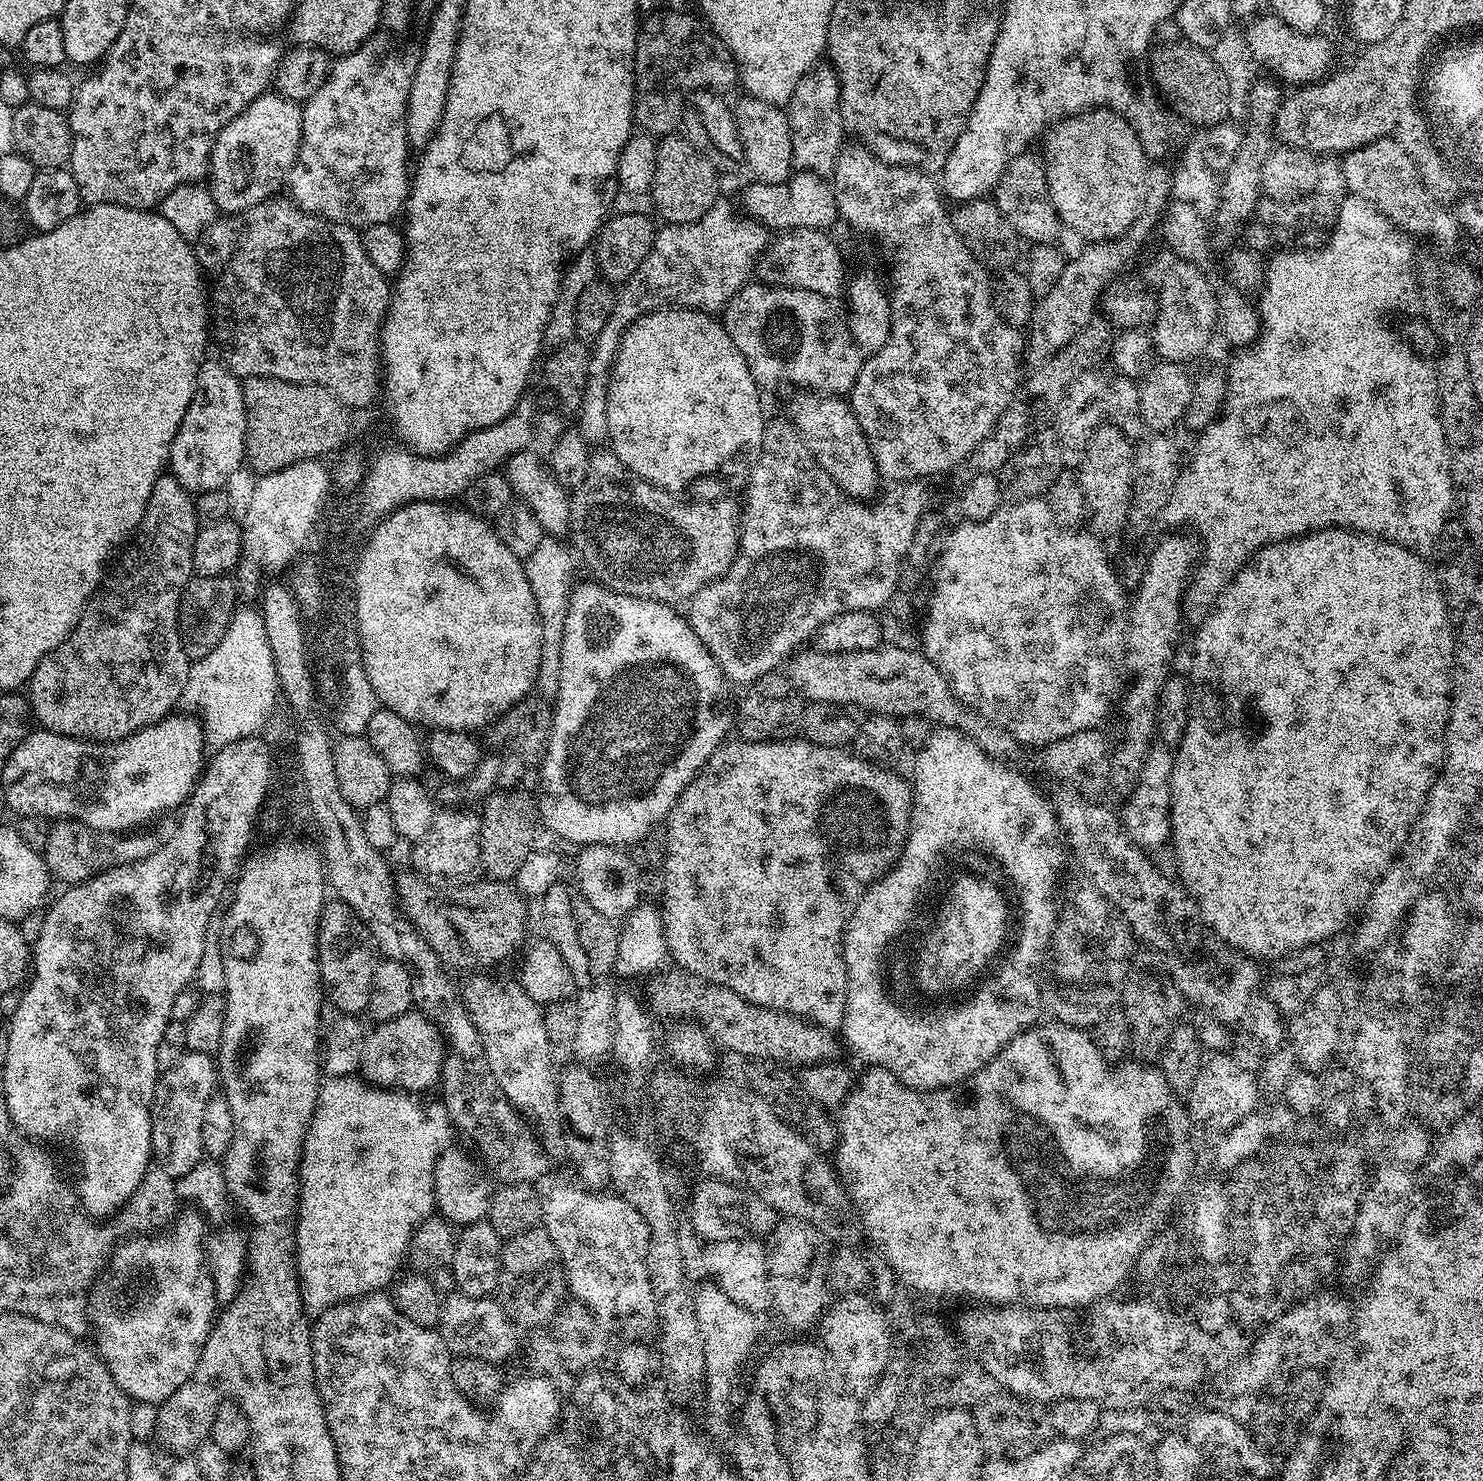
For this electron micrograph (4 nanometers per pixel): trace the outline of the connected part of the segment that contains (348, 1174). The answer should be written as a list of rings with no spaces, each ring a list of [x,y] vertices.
[[[356,1074],[329,1076],[321,1083],[318,1102],[304,1139],[300,1159],[300,1206],[296,1213],[296,1273],[300,1276],[300,1297],[304,1300],[305,1312],[319,1314],[335,1304],[356,1300],[359,1296],[371,1296],[373,1292],[387,1289],[397,1279],[401,1271],[400,1263],[405,1263],[408,1243],[412,1240],[417,1226],[428,1216],[433,1215],[436,1208],[435,1160],[453,1143],[454,1125],[447,1109],[444,1108],[443,1099],[424,1099],[428,1098],[418,1092],[397,1092],[395,1088],[377,1088]]]

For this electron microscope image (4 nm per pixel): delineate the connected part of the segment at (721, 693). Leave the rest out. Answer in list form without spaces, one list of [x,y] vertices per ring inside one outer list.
[[[595,582],[577,583],[572,589],[572,597],[568,603],[566,610],[566,626],[562,634],[562,682],[558,682],[558,694],[554,701],[552,710],[552,737],[548,743],[548,749],[544,755],[543,764],[539,765],[538,772],[540,772],[540,792],[538,791],[538,816],[544,824],[556,836],[561,836],[564,840],[569,840],[575,846],[583,846],[586,844],[610,844],[613,846],[631,846],[637,844],[642,838],[646,838],[646,834],[650,834],[650,830],[654,827],[663,825],[667,821],[669,812],[672,811],[673,806],[678,802],[678,798],[686,790],[686,786],[690,786],[692,779],[697,776],[702,770],[702,766],[706,766],[706,762],[712,755],[715,754],[717,748],[725,743],[726,737],[729,735],[730,729],[733,727],[734,720],[730,715],[730,704],[728,708],[728,688],[730,689],[729,681],[725,680],[722,670],[718,666],[718,662],[710,654],[707,646],[700,641],[698,634],[694,634],[692,625],[688,623],[683,615],[680,616],[675,607],[670,604],[663,604],[657,600],[643,600],[642,598],[634,598],[630,594],[618,594],[614,590],[605,588],[602,584]]]

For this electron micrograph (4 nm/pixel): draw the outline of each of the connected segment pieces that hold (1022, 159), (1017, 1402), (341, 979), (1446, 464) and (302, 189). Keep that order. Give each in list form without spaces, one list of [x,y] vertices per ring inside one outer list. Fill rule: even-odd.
[[[1029,150],[1018,154],[1006,166],[1002,178],[994,189],[994,202],[998,210],[1002,210],[1002,218],[1014,226],[1021,241],[1033,244],[1051,244],[1059,241],[1062,225],[1054,210],[1054,202],[1050,202],[1050,190],[1046,186],[1046,170],[1044,161],[1035,151]]]
[[[1003,1390],[993,1391],[993,1396],[980,1400],[971,1409],[974,1430],[978,1430],[978,1442],[988,1458],[1026,1458],[1034,1450],[1042,1450],[1054,1439],[1050,1411],[1045,1405],[1009,1396]]]
[[[329,899],[318,922],[316,945],[320,983],[327,1003],[354,1017],[367,1013],[370,982],[374,982],[374,970],[378,963],[378,949],[362,918],[358,918],[358,914],[354,914],[354,910],[350,910],[350,906],[346,906],[343,900]]]
[[[1348,194],[1339,201],[1336,209],[1336,225],[1332,227],[1332,235],[1329,236],[1325,244],[1319,248],[1310,248],[1307,250],[1276,250],[1267,257],[1266,267],[1264,270],[1263,287],[1258,292],[1260,297],[1260,306],[1258,305],[1258,315],[1260,319],[1259,336],[1248,347],[1241,347],[1236,357],[1232,360],[1232,365],[1227,365],[1226,371],[1228,374],[1228,396],[1224,400],[1224,406],[1219,416],[1216,417],[1214,423],[1203,432],[1195,437],[1196,445],[1192,448],[1192,457],[1187,457],[1186,463],[1181,467],[1180,477],[1174,486],[1174,494],[1170,494],[1170,502],[1166,502],[1164,507],[1163,523],[1168,524],[1185,524],[1188,528],[1193,528],[1200,535],[1200,544],[1204,549],[1199,549],[1198,559],[1194,564],[1194,571],[1191,573],[1190,579],[1187,581],[1184,589],[1184,599],[1182,601],[1183,611],[1193,622],[1199,622],[1211,612],[1216,605],[1216,599],[1222,594],[1222,590],[1228,585],[1238,574],[1238,570],[1242,570],[1244,563],[1252,557],[1255,552],[1262,550],[1267,544],[1274,542],[1282,542],[1283,540],[1293,540],[1296,536],[1304,536],[1307,532],[1317,532],[1323,528],[1351,528],[1353,532],[1363,532],[1365,536],[1377,536],[1379,540],[1388,540],[1391,544],[1402,546],[1406,550],[1417,554],[1428,554],[1435,549],[1439,542],[1439,535],[1442,534],[1442,528],[1446,526],[1448,520],[1454,512],[1454,485],[1452,482],[1452,471],[1450,470],[1450,454],[1448,453],[1448,443],[1446,442],[1446,430],[1442,428],[1442,418],[1440,417],[1440,394],[1438,392],[1438,378],[1433,361],[1425,358],[1411,343],[1406,342],[1392,329],[1392,324],[1388,321],[1388,315],[1391,312],[1408,312],[1411,308],[1415,309],[1418,304],[1418,285],[1416,282],[1416,254],[1417,249],[1412,248],[1414,244],[1413,237],[1408,233],[1403,232],[1401,228],[1394,222],[1390,222],[1390,218],[1386,218],[1386,214],[1382,214],[1378,210],[1374,210],[1374,206],[1370,206],[1370,202],[1366,202],[1366,198],[1358,198],[1357,196]]]
[[[383,34],[372,36],[362,46],[358,46],[358,50],[343,53],[339,58],[333,59],[332,69],[326,78],[326,82],[322,82],[322,86],[318,86],[314,95],[309,100],[303,101],[302,104],[304,110],[302,114],[302,142],[298,150],[298,158],[292,169],[288,171],[286,181],[287,195],[298,207],[304,209],[305,212],[313,212],[315,216],[321,216],[324,220],[333,220],[335,224],[349,224],[357,230],[363,230],[375,224],[393,223],[397,219],[395,216],[399,212],[401,215],[405,211],[410,187],[410,160],[408,164],[410,145],[406,134],[406,106],[410,98],[413,71],[413,61],[411,59],[408,61],[398,49],[392,48],[391,42]]]

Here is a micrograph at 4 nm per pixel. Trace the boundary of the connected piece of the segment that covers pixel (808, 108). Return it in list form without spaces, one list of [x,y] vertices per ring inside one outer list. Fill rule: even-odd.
[[[831,66],[811,68],[794,86],[786,111],[792,139],[792,162],[801,173],[827,177],[836,169],[836,159],[846,143],[844,119],[840,113],[840,83]]]

